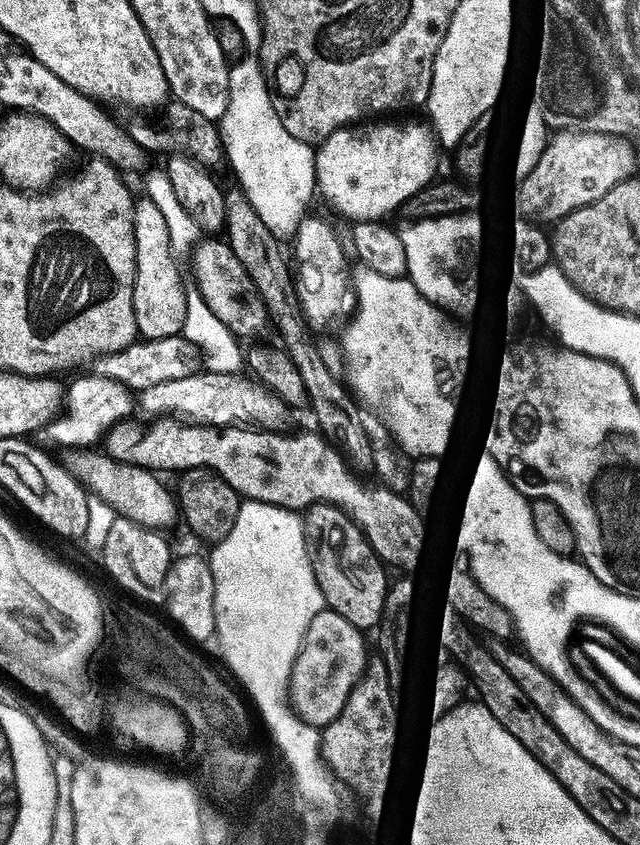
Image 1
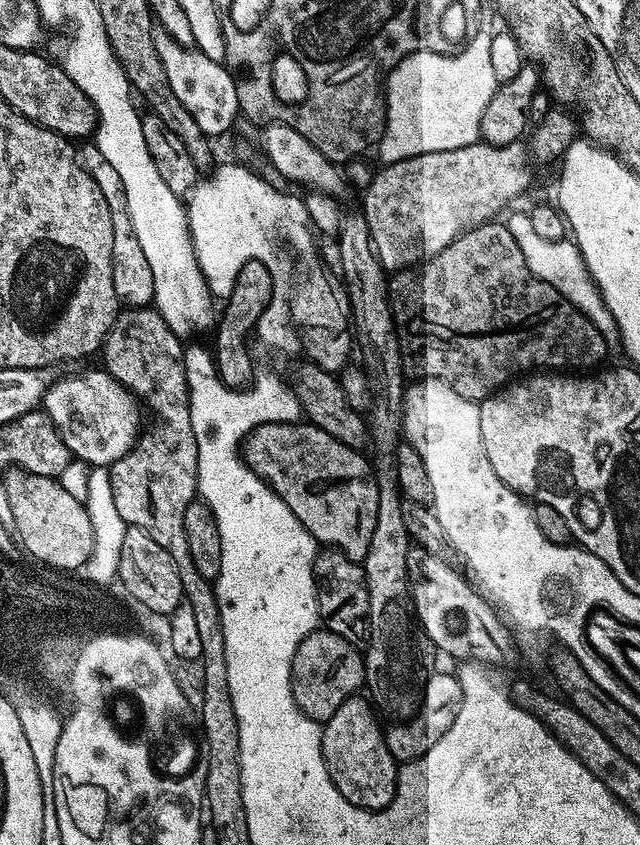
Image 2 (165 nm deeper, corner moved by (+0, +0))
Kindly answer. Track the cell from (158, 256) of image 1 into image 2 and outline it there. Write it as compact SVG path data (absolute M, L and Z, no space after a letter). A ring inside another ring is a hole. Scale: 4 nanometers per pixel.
M88 142L88 145L78 152L79 159L84 168L92 175L94 182L98 182L98 190L102 190L102 198L106 198L106 206L110 210L112 219L112 229L114 230L114 254L112 255L112 265L114 266L114 290L121 305L133 308L142 308L153 303L155 298L154 276L150 270L150 263L146 260L145 251L142 250L141 243L131 224L130 211L127 209L126 194L122 184L122 178L110 162L102 156L100 149L95 143Z

